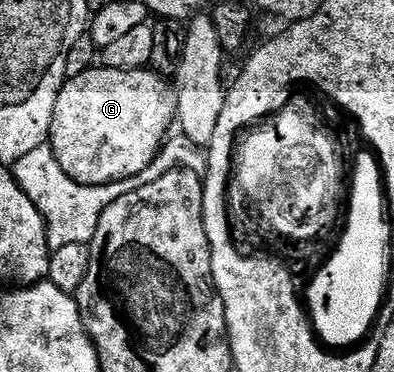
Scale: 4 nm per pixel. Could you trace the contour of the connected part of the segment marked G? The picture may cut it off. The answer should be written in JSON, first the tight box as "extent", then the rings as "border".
{"extent":[47,66,174,186],"border":[[[94,66],[77,76],[68,77],[61,87],[61,93],[57,95],[55,102],[47,143],[59,166],[63,166],[63,170],[75,182],[87,186],[114,184],[147,169],[162,149],[170,131],[169,123],[172,125],[174,120],[174,89],[166,77],[144,68],[115,70]]]}

